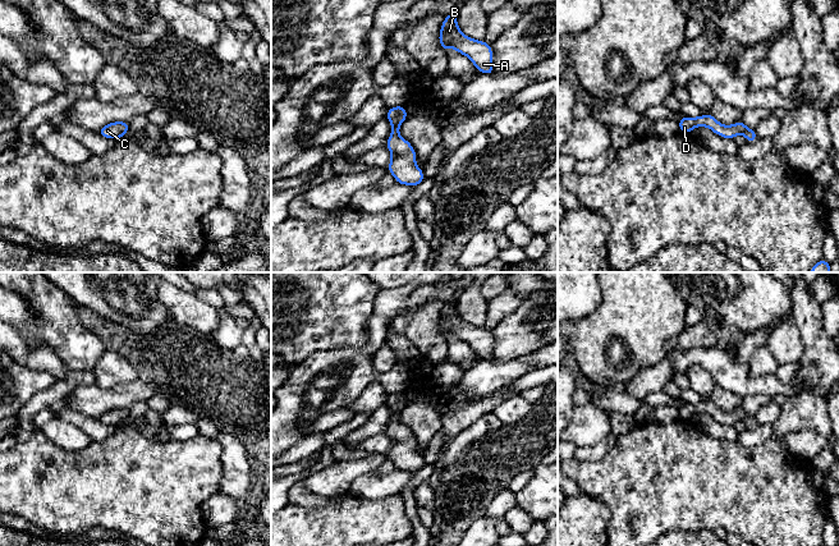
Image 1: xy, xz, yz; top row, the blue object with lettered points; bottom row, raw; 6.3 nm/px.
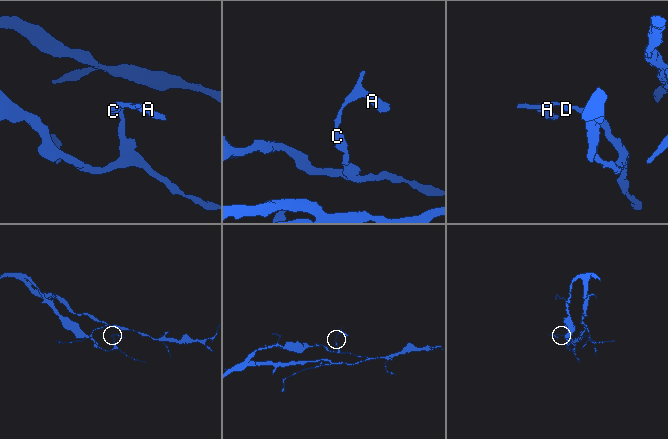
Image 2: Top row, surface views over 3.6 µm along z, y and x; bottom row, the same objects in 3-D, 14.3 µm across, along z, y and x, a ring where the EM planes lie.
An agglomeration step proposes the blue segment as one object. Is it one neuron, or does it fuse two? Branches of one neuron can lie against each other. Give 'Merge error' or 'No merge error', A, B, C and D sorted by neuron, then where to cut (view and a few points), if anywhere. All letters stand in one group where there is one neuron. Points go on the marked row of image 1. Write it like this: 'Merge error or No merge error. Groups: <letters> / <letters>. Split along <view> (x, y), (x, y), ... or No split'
No merge error. Groups: A B C D. No split

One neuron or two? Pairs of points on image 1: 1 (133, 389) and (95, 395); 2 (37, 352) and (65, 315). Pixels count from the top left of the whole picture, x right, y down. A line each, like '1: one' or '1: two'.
1: one
2: two

